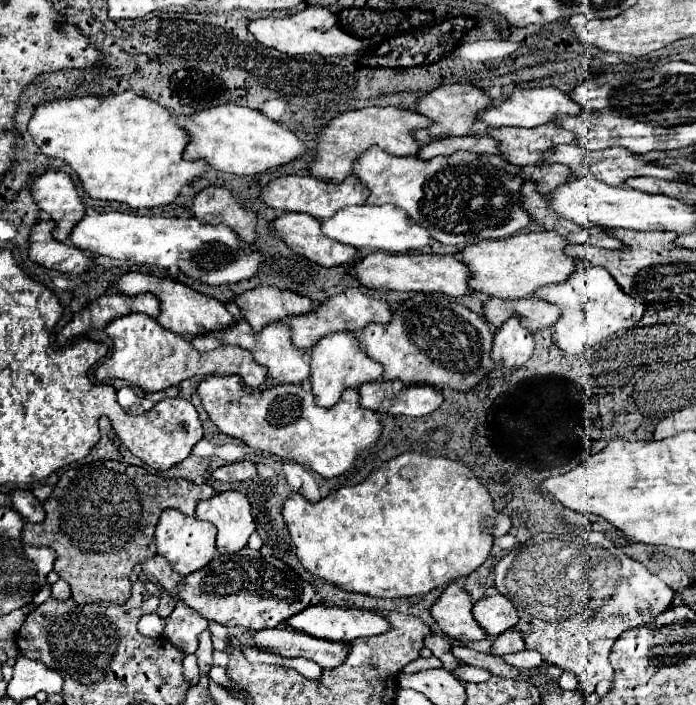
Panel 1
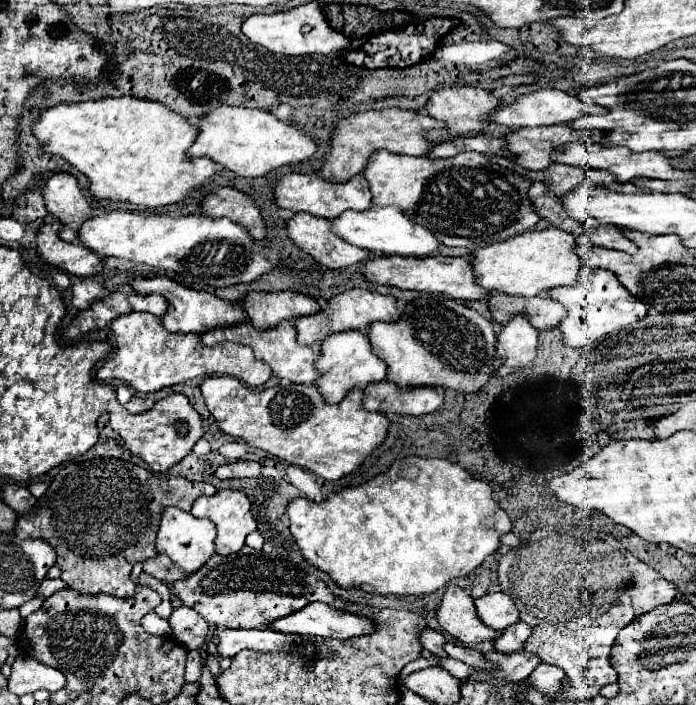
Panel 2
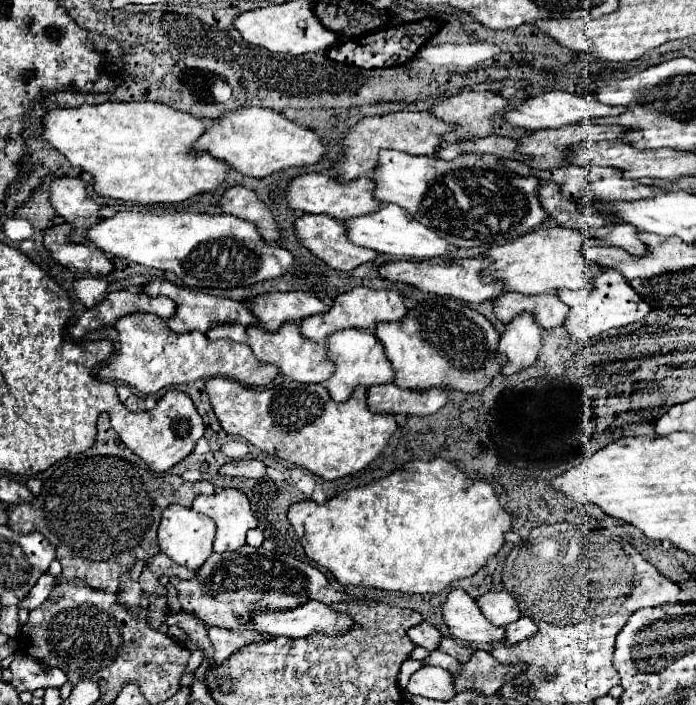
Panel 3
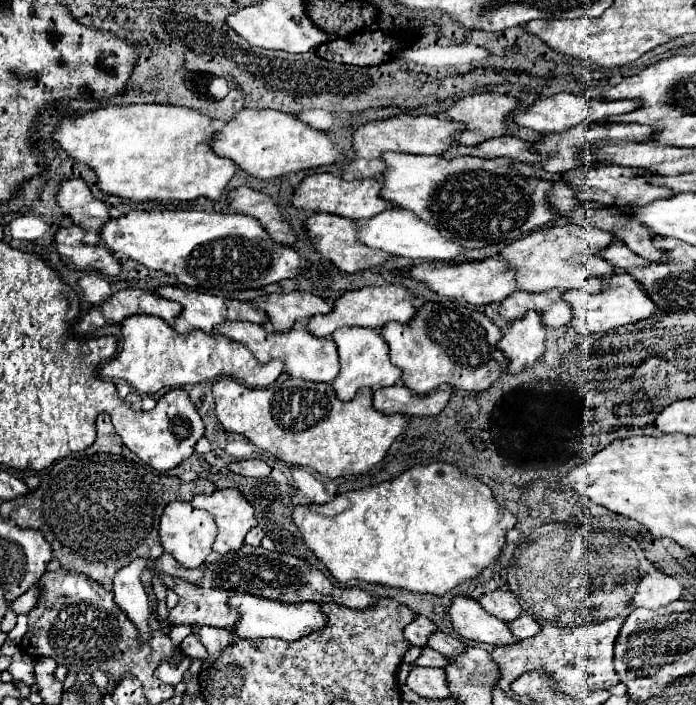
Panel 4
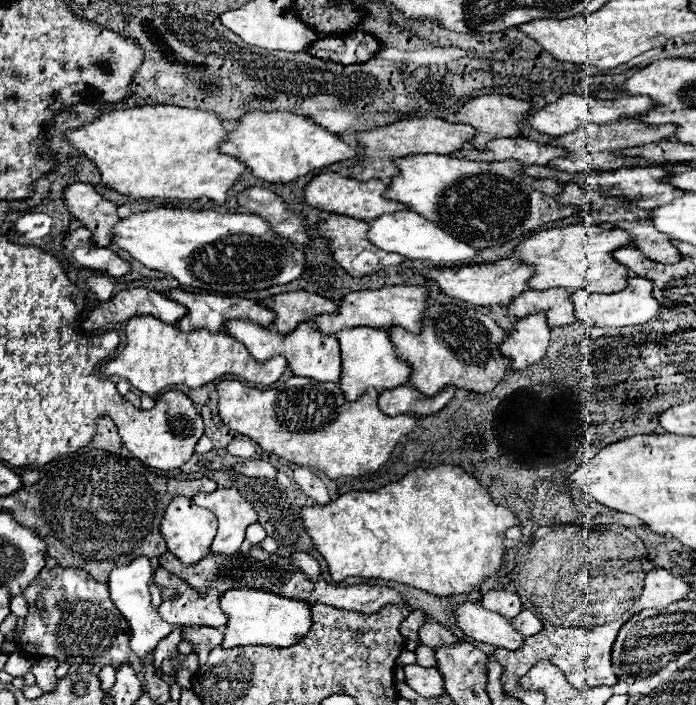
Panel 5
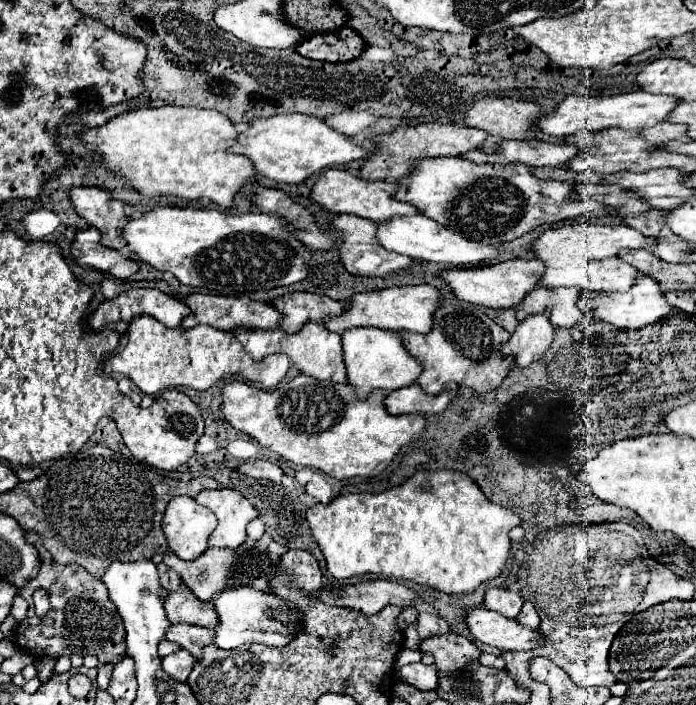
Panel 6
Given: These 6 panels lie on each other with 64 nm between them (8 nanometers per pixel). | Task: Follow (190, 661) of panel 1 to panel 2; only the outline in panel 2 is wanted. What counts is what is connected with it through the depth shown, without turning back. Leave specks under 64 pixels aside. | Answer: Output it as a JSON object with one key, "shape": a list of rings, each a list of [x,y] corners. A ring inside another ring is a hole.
{"shape":[[[198,650],[188,654],[186,660],[186,682],[196,682],[200,678],[200,654]]]}

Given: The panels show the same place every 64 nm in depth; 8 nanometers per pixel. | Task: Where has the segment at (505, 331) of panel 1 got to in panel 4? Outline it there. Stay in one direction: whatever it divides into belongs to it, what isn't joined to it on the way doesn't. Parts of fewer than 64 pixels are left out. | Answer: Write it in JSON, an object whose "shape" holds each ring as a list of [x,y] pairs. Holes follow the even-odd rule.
{"shape":[[[534,310],[514,320],[500,340],[500,350],[510,360],[508,370],[518,374],[532,366],[544,354],[544,338],[546,328]]]}

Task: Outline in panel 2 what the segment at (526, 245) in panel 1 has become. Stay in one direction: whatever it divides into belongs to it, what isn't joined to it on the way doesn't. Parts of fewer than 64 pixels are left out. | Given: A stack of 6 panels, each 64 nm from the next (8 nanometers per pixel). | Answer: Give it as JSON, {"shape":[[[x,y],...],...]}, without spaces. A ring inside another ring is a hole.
{"shape":[[[546,228],[546,230],[532,230],[532,232],[524,232],[518,234],[514,238],[508,238],[504,242],[498,244],[488,244],[482,248],[476,248],[470,254],[472,260],[472,270],[474,270],[474,280],[478,286],[482,286],[488,292],[502,292],[502,294],[510,294],[510,296],[538,296],[550,288],[558,288],[558,286],[574,286],[578,282],[578,274],[582,268],[580,258],[576,256],[576,248],[578,246],[578,236],[572,236],[564,230],[558,228]]]}

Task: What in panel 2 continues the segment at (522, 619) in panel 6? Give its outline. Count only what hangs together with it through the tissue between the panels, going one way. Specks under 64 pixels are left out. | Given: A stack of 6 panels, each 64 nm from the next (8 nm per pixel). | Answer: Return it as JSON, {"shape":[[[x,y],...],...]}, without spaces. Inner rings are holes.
{"shape":[[[516,622],[510,628],[506,628],[496,640],[494,640],[494,650],[496,652],[504,652],[504,654],[512,654],[512,652],[520,652],[524,648],[524,642],[528,640],[530,634],[530,626],[526,622]]]}

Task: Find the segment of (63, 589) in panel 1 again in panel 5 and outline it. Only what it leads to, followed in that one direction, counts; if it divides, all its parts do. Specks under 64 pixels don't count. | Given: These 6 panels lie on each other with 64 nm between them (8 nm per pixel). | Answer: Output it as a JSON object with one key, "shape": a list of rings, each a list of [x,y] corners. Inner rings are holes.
{"shape":[[[20,594],[20,596],[14,596],[12,600],[10,600],[10,610],[12,610],[12,614],[16,614],[18,618],[20,616],[26,616],[28,614],[28,602],[26,602],[26,598]]]}

